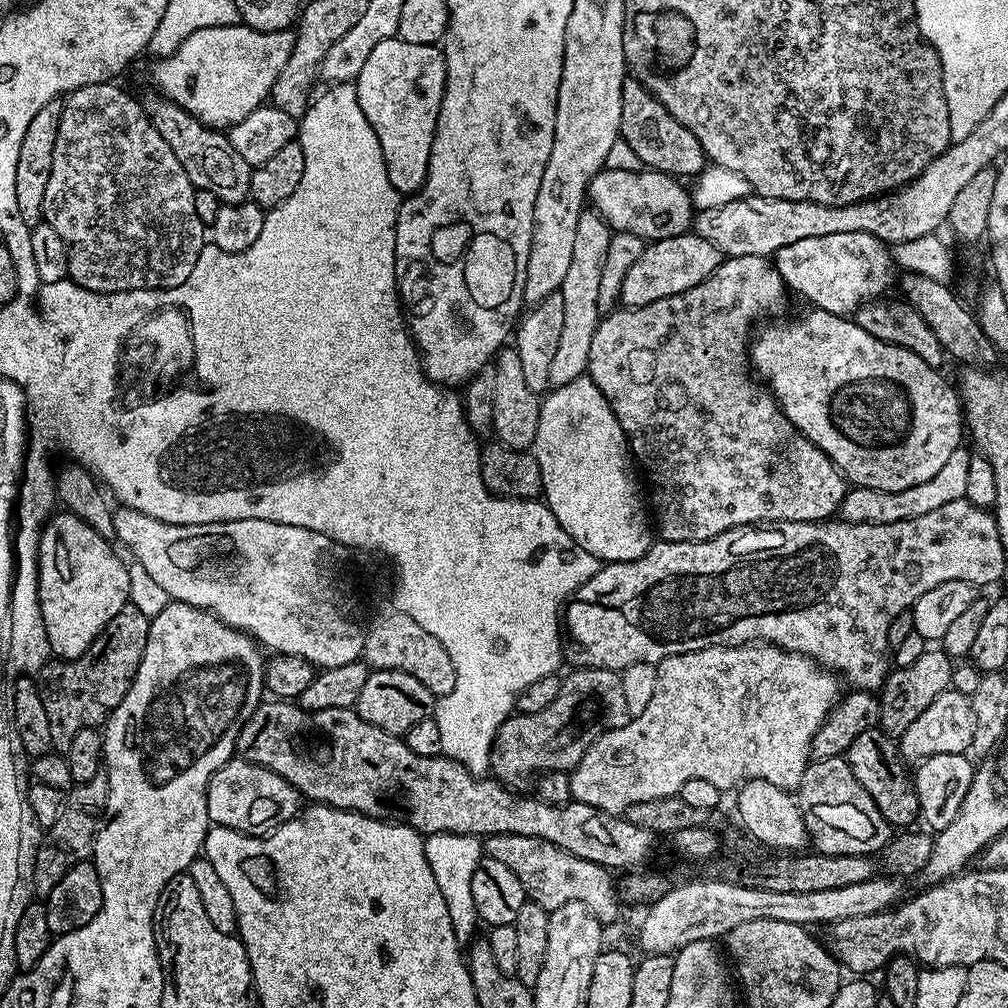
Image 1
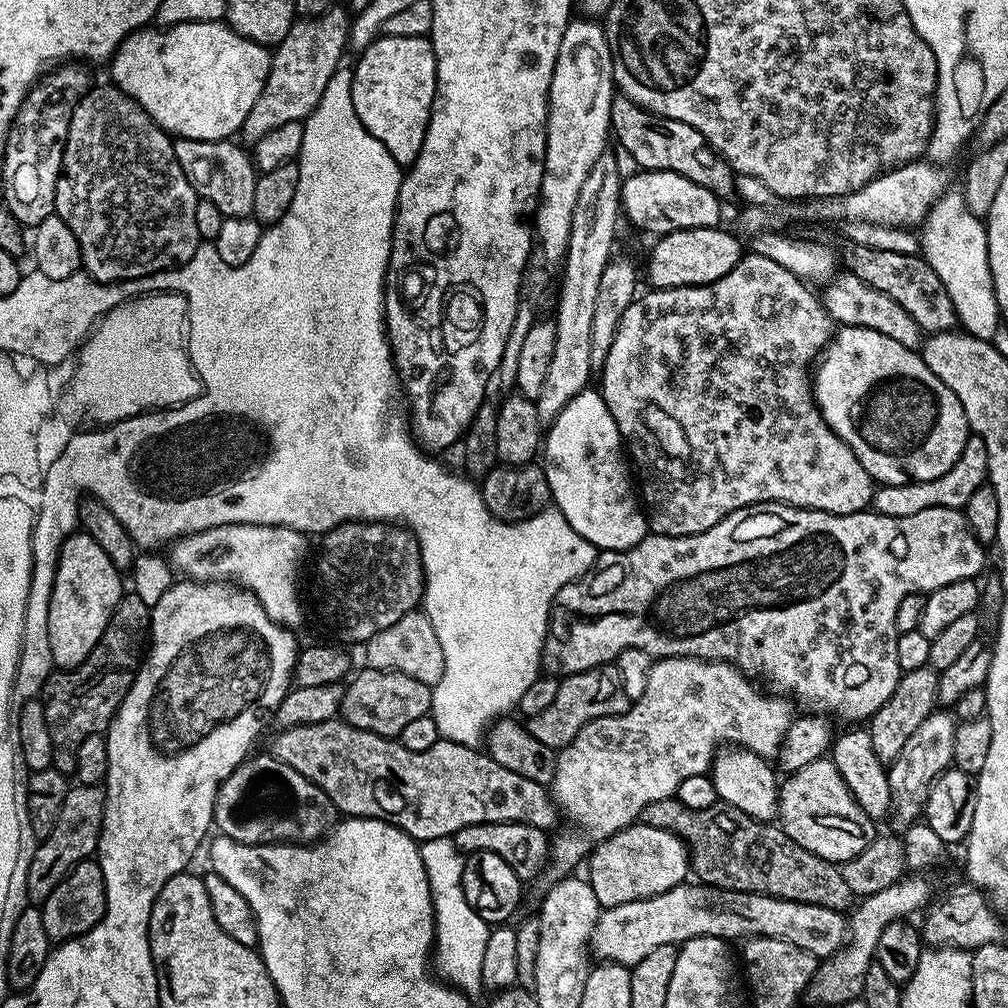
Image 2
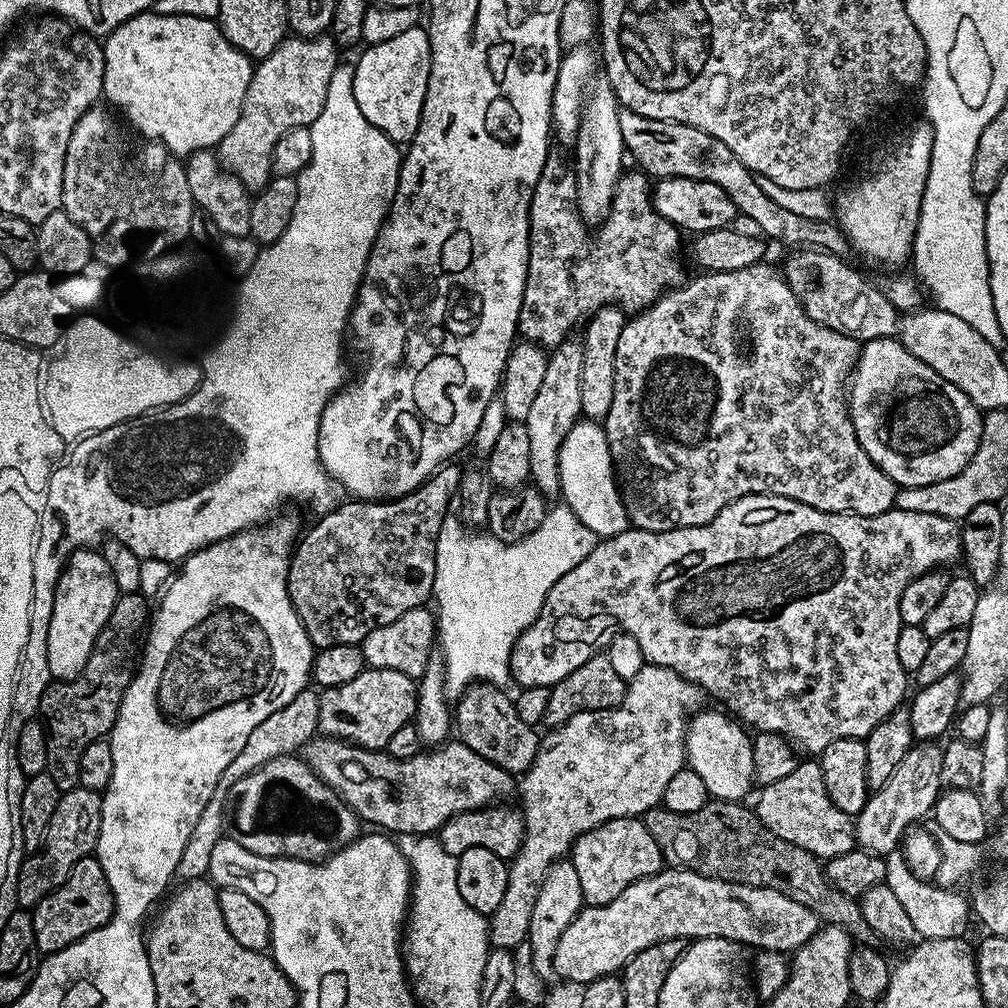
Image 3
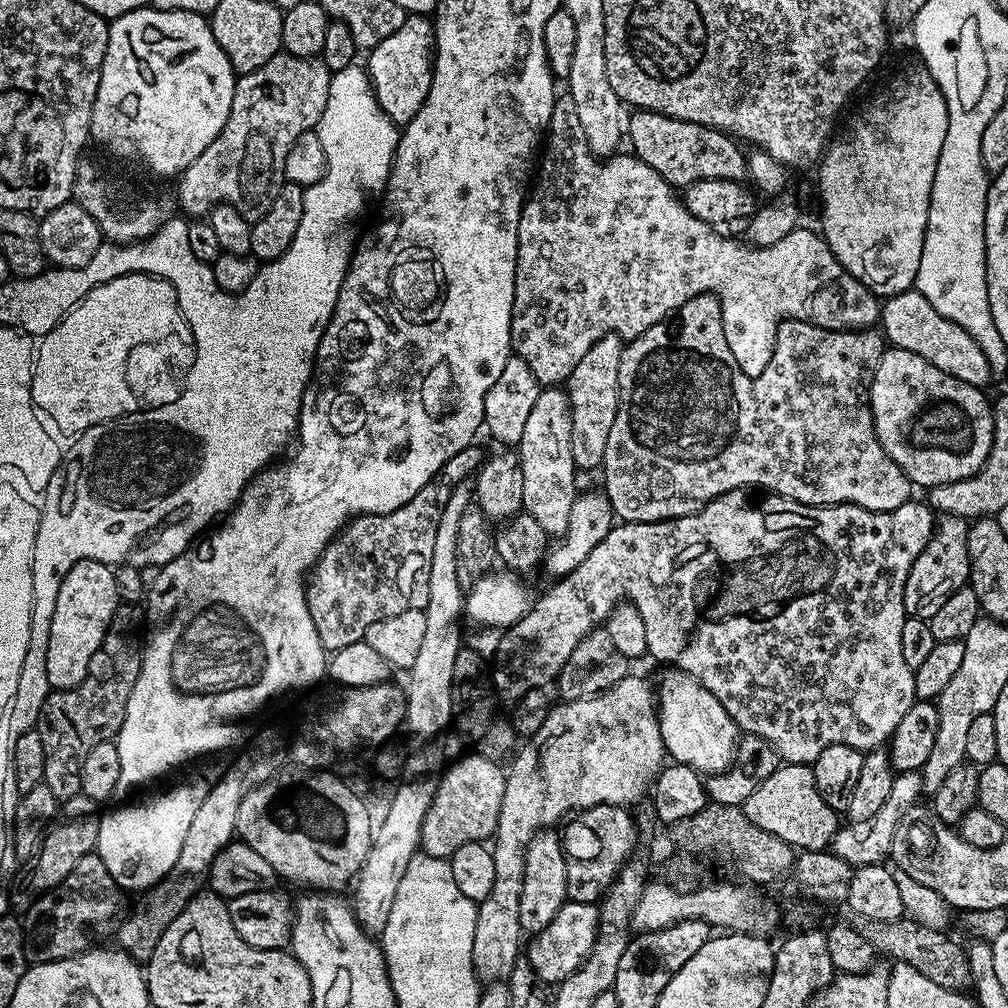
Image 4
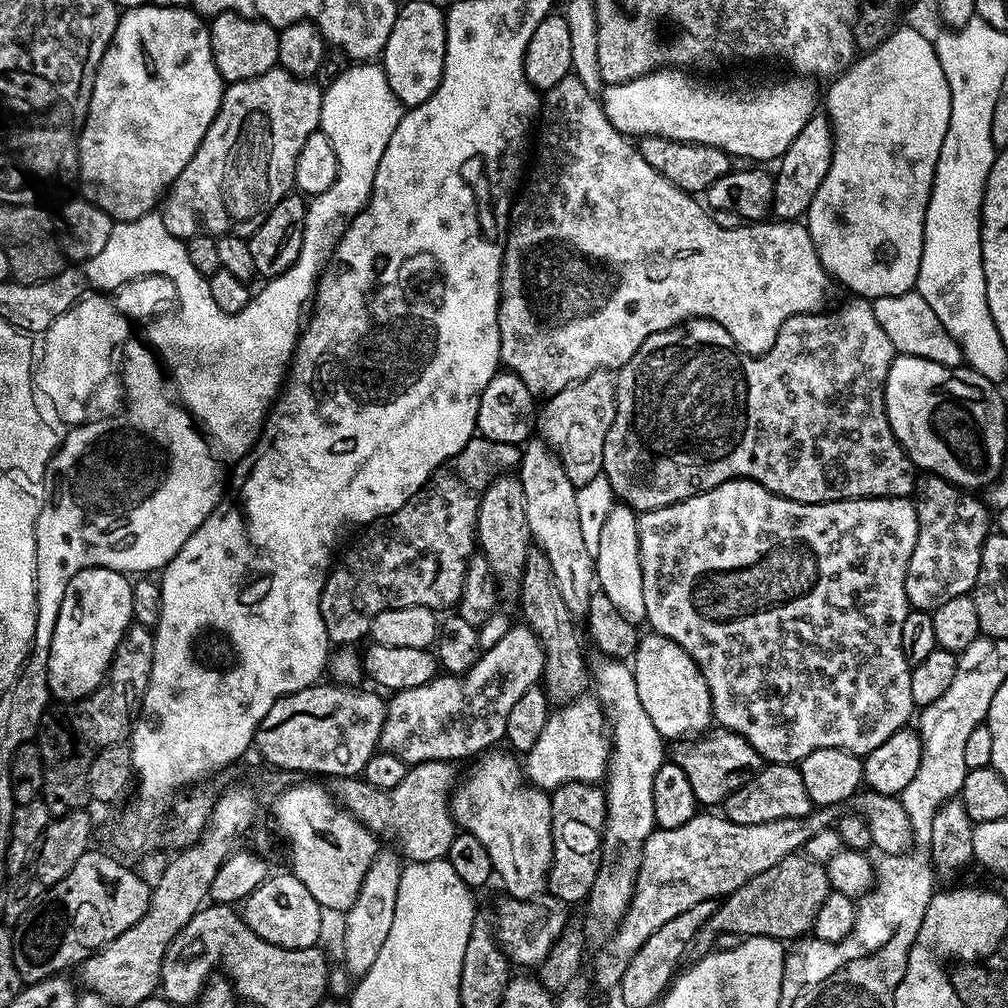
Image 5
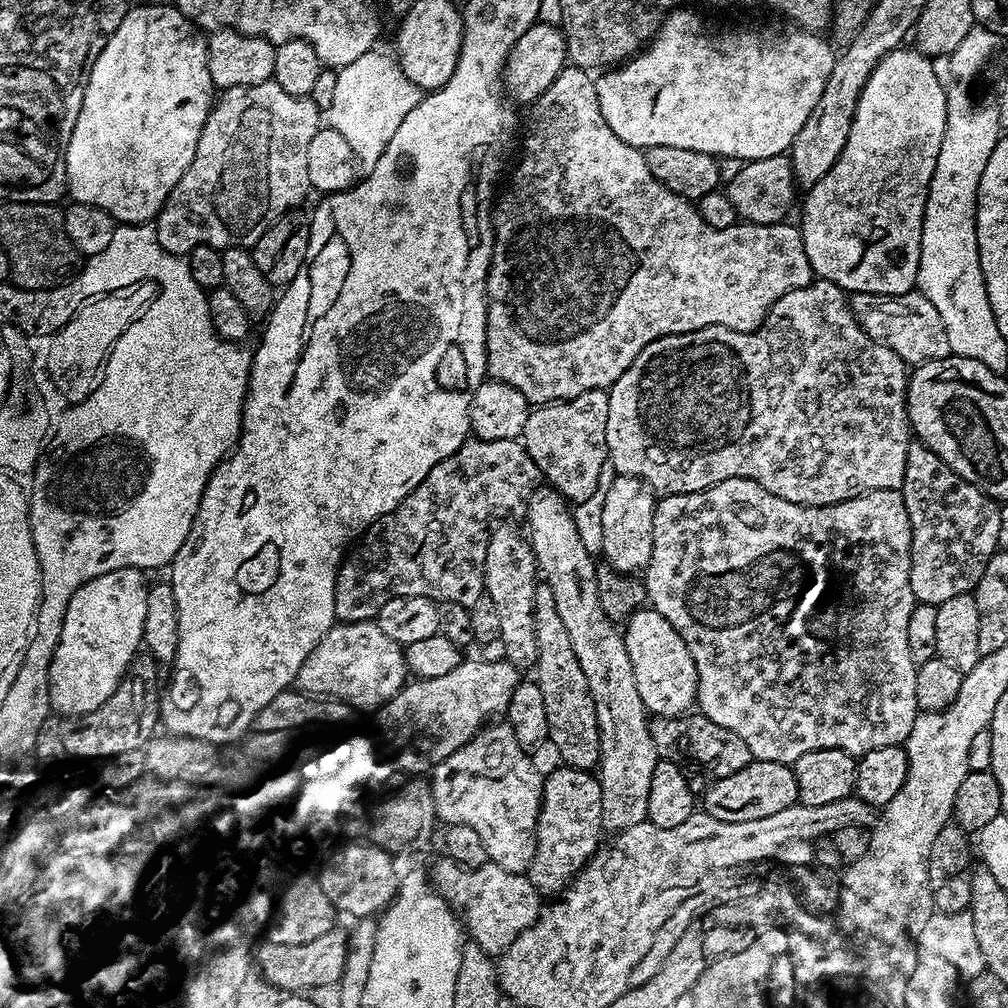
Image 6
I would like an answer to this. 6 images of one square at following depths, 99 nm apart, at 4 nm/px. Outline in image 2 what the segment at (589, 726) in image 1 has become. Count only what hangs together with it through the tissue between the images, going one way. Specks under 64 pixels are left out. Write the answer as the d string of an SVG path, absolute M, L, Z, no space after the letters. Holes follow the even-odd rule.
M615 663L599 664L597 668L565 675L560 680L554 703L547 710L542 710L542 714L531 717L526 727L538 742L559 750L574 742L578 730L582 730L588 722L607 716L621 716L629 706L626 690L622 690L622 674L618 674Z

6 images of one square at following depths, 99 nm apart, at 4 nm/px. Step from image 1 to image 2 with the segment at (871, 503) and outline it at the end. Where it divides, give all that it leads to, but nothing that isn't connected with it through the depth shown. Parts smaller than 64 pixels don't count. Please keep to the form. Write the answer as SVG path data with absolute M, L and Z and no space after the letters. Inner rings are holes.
M969 435L958 462L954 462L946 474L933 480L911 480L909 484L885 484L877 487L874 492L874 508L890 518L906 518L906 514L918 514L921 510L931 508L963 509L964 504L970 502L970 494L981 488L987 478L988 455L984 443L977 436Z

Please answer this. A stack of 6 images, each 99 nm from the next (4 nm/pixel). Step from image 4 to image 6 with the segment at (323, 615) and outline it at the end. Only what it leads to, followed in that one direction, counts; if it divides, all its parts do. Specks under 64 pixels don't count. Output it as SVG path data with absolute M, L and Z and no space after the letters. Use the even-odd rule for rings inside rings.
M475 438L465 440L463 446L458 451L450 454L450 458L438 462L438 466L434 466L434 470L430 470L430 474L426 474L424 481L398 507L390 510L390 514L378 518L374 523L369 524L364 529L358 540L358 545L360 544L360 557L350 557L351 555L349 555L341 563L340 573L336 575L334 610L336 611L337 621L345 624L357 624L363 620L372 620L379 614L382 605L390 602L392 596L425 596L437 602L442 600L446 602L458 602L458 606L467 609L472 608L474 602L478 602L478 598L485 595L484 548L488 545L488 533L493 527L494 521L497 518L512 518L508 516L514 515L515 512L523 513L527 509L528 499L536 491L540 479L541 474L538 466L532 461L530 454L526 451L520 440L478 440Z

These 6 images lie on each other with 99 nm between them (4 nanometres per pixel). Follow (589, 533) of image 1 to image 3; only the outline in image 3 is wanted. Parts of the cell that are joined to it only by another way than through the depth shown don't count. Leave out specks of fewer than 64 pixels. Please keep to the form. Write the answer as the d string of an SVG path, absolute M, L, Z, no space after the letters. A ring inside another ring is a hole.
M581 418L566 434L558 456L560 496L563 503L582 522L590 526L597 538L622 534L630 527L628 511L624 505L616 478L616 464L612 460L608 439L603 427L595 420Z

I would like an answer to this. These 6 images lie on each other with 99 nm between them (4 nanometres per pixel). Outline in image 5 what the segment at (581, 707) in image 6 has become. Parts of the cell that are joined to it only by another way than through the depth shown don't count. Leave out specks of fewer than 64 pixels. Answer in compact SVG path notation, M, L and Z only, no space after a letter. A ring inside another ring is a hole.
M529 551L520 575L518 591L520 612L524 615L523 623L540 639L544 651L542 684L548 693L549 701L559 706L585 695L590 688L590 668L584 665L584 648L580 645L579 634L576 633L577 621L566 602L562 602L558 581L554 579L554 570L544 552Z

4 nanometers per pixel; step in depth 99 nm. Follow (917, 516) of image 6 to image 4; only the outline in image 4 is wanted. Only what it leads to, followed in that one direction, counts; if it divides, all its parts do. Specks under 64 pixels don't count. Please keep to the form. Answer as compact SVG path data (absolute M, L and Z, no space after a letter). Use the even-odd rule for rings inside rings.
M941 515L935 521L930 542L914 558L914 566L910 566L910 574L906 578L904 587L904 610L907 615L917 616L923 620L929 620L942 606L950 594L954 594L960 588L969 583L970 554L968 553L968 529L969 521L960 516Z

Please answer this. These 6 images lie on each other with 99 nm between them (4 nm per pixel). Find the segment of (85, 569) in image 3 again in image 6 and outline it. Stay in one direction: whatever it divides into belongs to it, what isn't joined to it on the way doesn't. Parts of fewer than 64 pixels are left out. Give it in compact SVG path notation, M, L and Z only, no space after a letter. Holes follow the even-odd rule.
M119 568L110 570L110 574L102 574L90 582L86 582L70 598L70 606L66 606L66 618L62 622L62 634L58 638L58 646L52 651L52 661L50 662L50 678L48 679L48 693L50 694L50 708L53 713L61 716L85 716L94 710L98 710L118 690L121 680L127 677L132 661L136 659L142 648L144 639L144 623L146 622L146 594L148 593L149 581L144 581L145 573L139 568Z

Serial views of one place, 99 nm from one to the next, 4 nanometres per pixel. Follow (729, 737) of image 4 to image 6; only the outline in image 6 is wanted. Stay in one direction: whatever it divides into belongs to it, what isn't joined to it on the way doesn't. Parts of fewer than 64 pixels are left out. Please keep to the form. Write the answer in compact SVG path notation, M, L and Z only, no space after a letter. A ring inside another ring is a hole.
M641 606L628 617L622 635L644 707L653 717L685 715L691 709L688 707L696 704L696 667L678 630L674 630L674 626L670 626L655 608Z

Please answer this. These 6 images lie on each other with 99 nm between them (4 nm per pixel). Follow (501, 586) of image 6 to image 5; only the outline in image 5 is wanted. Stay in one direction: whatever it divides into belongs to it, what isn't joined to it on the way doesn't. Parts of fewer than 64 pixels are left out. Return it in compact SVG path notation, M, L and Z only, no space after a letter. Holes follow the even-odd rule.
M505 474L490 482L478 506L476 538L479 551L490 562L497 581L501 585L519 585L520 575L530 551L530 533L526 522L526 494L522 494L519 475Z

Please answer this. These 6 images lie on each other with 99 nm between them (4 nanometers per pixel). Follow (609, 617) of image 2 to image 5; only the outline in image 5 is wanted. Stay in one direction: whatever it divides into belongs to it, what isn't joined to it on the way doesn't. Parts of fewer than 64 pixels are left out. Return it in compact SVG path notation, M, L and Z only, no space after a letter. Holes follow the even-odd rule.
M739 479L739 480L728 480L728 481L726 481L726 483L724 483L724 484L719 484L719 485L718 485L718 486L714 486L714 487L713 487L713 488L711 488L711 489L710 489L710 490L706 490L706 491L705 491L705 492L699 492L699 493L698 493L698 494L697 494L697 495L696 495L696 496L691 496L691 497L690 497L690 498L686 498L686 499L685 499L685 500L683 500L683 501L682 501L682 502L674 502L674 503L673 503L673 504L671 504L671 505L670 505L670 506L662 506L662 507L661 507L661 508L659 508L659 509L658 509L658 510L650 510L650 511L649 511L649 512L642 512L642 513L639 513L639 516L638 516L638 519L637 519L637 521L636 521L636 525L637 525L637 526L638 526L638 542L639 542L639 543L640 543L640 561L641 561L641 562L642 562L642 594L643 594L643 595L644 595L644 597L645 597L645 598L646 598L646 614L645 614L645 615L644 615L644 620L645 620L645 621L646 621L646 624L649 624L649 626L650 626L650 627L652 627L652 628L649 628L649 629L651 629L651 631L652 631L652 632L653 632L653 633L655 633L655 635L657 635L657 636L665 636L665 637L666 637L666 638L670 638L670 639L671 639L671 640L673 640L673 641L674 641L674 642L678 642L678 646L682 646L682 650L686 650L686 654L690 654L690 658L694 658L694 662L695 662L695 663L696 663L696 665L697 665L697 666L698 666L698 670L699 670L699 671L700 671L700 673L702 673L702 674L703 674L703 675L704 675L704 677L705 677L705 678L706 678L706 686L707 686L707 687L708 687L708 689L709 689L709 690L710 690L710 698L711 698L711 699L712 699L712 715L713 715L713 717L714 717L714 720L715 720L715 723L716 723L716 724L717 724L717 725L719 725L719 727L721 727L721 728L729 728L729 730L731 730L731 731L732 731L732 732L737 732L737 733L738 733L738 734L742 734L742 738L746 738L746 742L750 742L750 746L754 746L754 750L755 750L755 751L756 751L756 752L757 752L757 753L758 753L758 755L759 755L759 756L760 756L760 758L761 758L761 761L764 761L764 762L767 762L767 763L769 763L769 764L794 764L794 765L799 765L799 763L800 763L800 761L801 761L801 760L804 760L804 759L805 759L805 758L806 758L806 754L814 754L814 750L822 750L822 749L823 749L823 748L844 748L844 749L846 749L846 751L848 751L848 752L852 752L852 753L853 753L853 754L855 754L855 755L856 755L856 756L859 756L859 757L861 757L861 758L863 758L863 757L865 757L865 756L867 756L867 755L868 755L868 752L869 752L869 751L870 751L870 750L874 750L874 749L875 749L875 748L877 748L877 747L878 747L878 746L882 746L882 742L886 742L886 738L890 738L890 734L894 734L894 733L895 733L895 732L897 732L897 730L899 730L899 729L900 729L900 728L902 728L902 727L905 727L905 725L907 725L907 724L908 724L908 723L909 723L909 721L911 721L911 720L908 720L908 719L910 719L910 718L911 718L911 716L912 716L912 719L913 719L913 716L914 716L914 705L913 705L913 702L912 702L912 699L911 699L911 698L910 698L910 674L911 674L911 673L912 673L912 670L911 670L911 667L910 667L910 665L909 665L909 663L908 663L908 659L907 659L907 658L906 658L906 657L905 657L905 656L904 656L904 655L903 655L903 654L902 654L902 622L906 622L906 614L907 614L907 613L908 613L908 611L909 611L909 610L910 610L910 605L909 605L909 603L908 603L908 599L907 599L907 598L906 598L906 566L907 566L907 565L908 565L908 563L909 563L909 562L910 562L910 554L914 554L914 542L918 542L918 514L917 514L917 513L916 513L916 505L915 505L915 503L913 503L913 501L912 501L912 500L911 500L911 499L909 499L909 497L907 497L907 496L867 496L867 497L866 497L866 498L865 498L865 500L828 500L828 501L827 501L827 502L825 502L825 503L824 503L824 504L803 504L803 503L802 503L802 502L798 502L798 501L797 501L797 500L788 500L788 499L786 499L786 497L785 497L785 496L780 496L780 495L779 495L779 494L778 494L778 493L777 493L777 492L772 492L772 491L771 491L771 490L770 490L770 489L769 489L769 488L763 488L763 487L762 487L762 485L761 485L761 484L755 484L755 483L754 483L754 482L753 482L753 481L752 481L752 480L741 480L741 479ZM527 626L519 627L509 627L496 639L494 646L484 648L478 662L474 662L472 669L463 676L440 674L428 684L395 693L392 700L387 701L380 748L402 758L411 766L431 760L461 762L467 756L479 757L493 746L499 745L496 743L505 739L506 718L514 707L514 702L518 702L518 698L522 698L526 690L537 687L544 675L544 651L540 639Z

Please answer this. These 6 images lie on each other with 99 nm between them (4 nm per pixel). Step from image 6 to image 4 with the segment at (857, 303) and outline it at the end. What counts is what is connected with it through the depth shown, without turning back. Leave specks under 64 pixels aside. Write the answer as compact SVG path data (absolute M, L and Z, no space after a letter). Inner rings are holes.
M909 290L889 296L883 301L880 309L880 324L887 343L894 348L910 350L910 354L918 354L918 358L926 358L938 370L958 378L962 382L972 384L975 388L984 388L987 381L993 379L990 363L982 352L982 347L962 328L948 318L942 318L921 292Z

